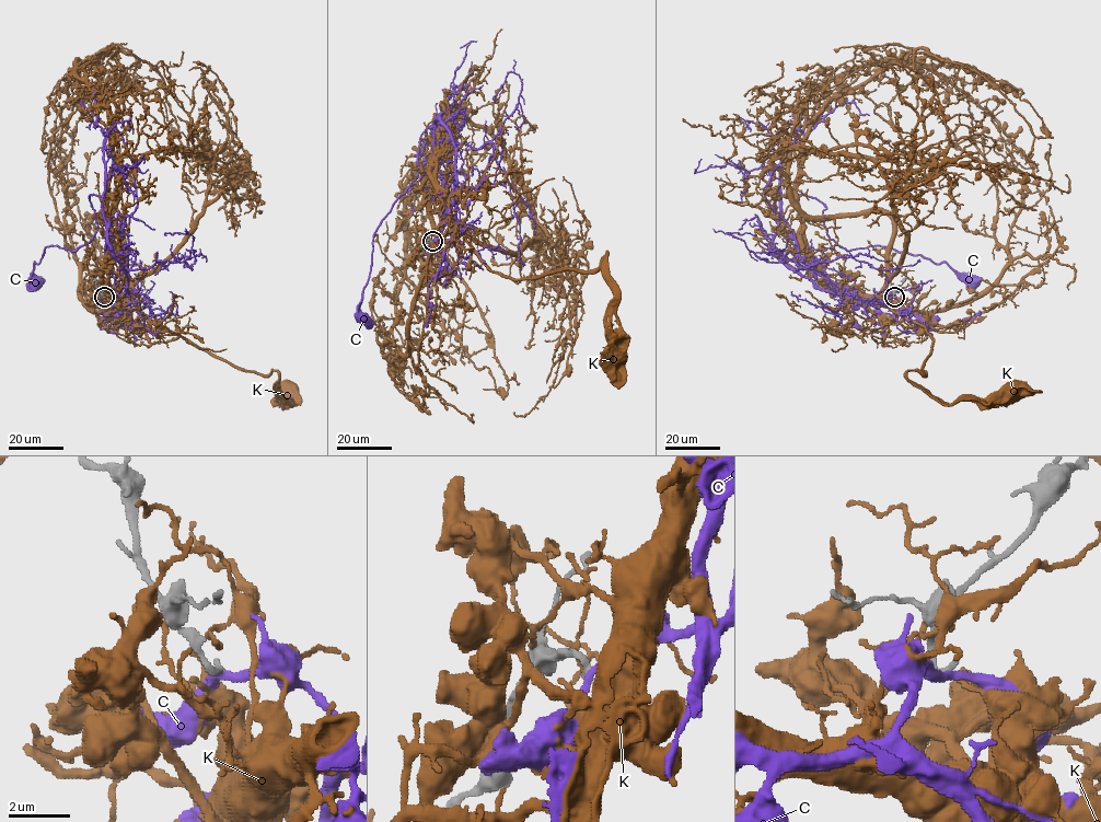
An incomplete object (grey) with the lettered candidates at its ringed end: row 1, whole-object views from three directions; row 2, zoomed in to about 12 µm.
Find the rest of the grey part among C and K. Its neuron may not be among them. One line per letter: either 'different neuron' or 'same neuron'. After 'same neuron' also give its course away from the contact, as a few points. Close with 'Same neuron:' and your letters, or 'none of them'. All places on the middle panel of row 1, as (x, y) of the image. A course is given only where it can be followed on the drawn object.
C: different neuron
K: different neuron
Same neuron: none of them

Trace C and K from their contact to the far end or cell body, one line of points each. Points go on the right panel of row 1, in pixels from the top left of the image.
C: (895, 297), (866, 303), (830, 286), (780, 231), (780, 198), (815, 197), (846, 251), (920, 255), (971, 285)
K: (893, 293), (887, 303), (871, 299), (933, 337), (924, 374), (906, 374), (914, 384), (949, 404), (1010, 391)

